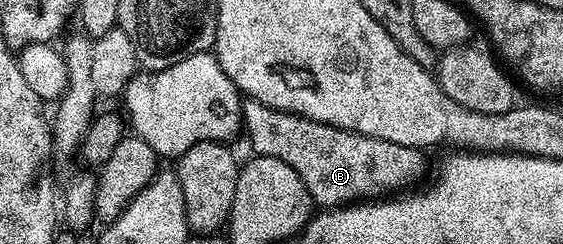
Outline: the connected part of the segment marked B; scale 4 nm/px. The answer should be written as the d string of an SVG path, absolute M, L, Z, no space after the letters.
M243 100L242 124L244 137L246 133L251 147L254 148L253 152L260 157L280 159L292 166L296 175L304 179L304 187L308 187L308 195L314 200L315 206L323 210L352 205L363 199L385 198L395 191L405 190L406 181L418 181L426 173L427 154L423 150L404 147L400 143L388 143L388 139L376 139L347 129L337 129L295 113L269 109L259 101Z

